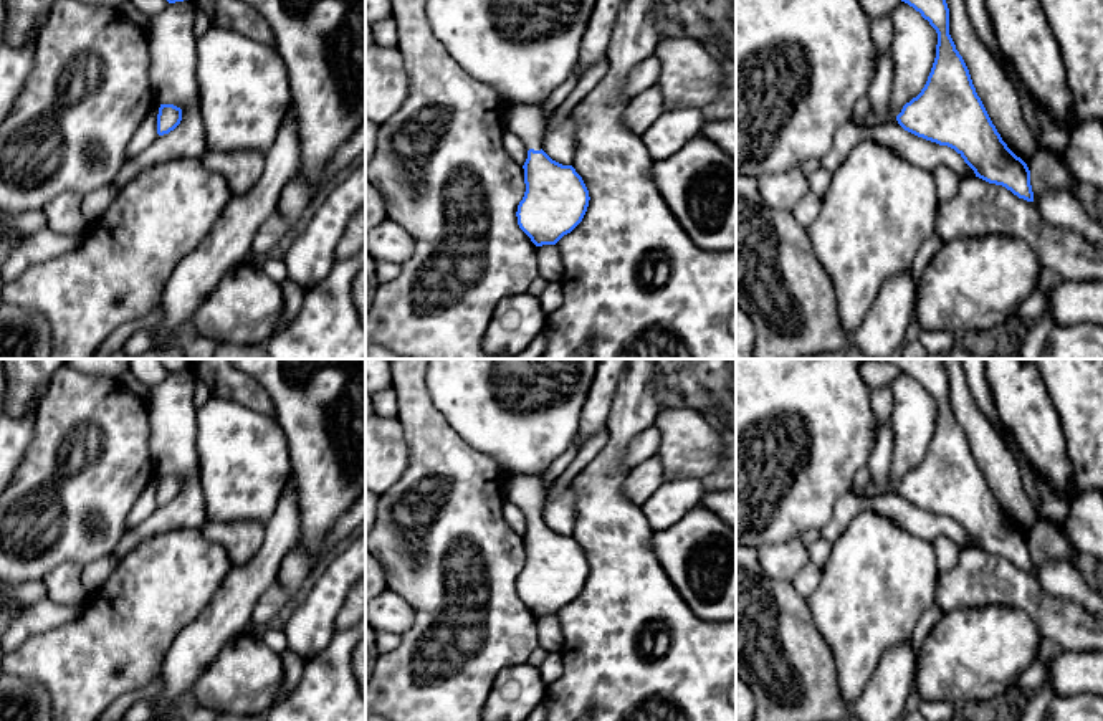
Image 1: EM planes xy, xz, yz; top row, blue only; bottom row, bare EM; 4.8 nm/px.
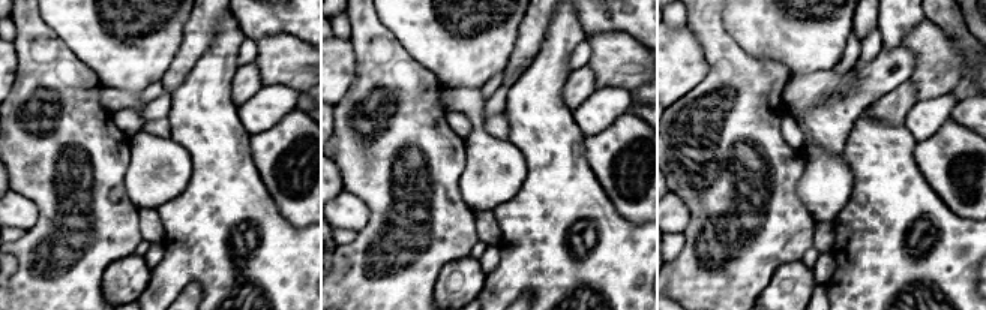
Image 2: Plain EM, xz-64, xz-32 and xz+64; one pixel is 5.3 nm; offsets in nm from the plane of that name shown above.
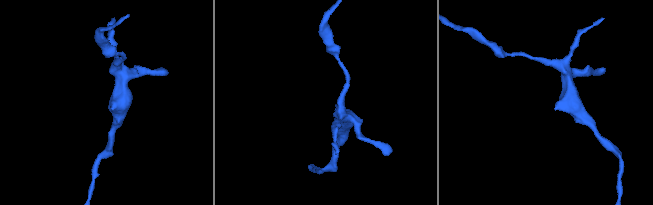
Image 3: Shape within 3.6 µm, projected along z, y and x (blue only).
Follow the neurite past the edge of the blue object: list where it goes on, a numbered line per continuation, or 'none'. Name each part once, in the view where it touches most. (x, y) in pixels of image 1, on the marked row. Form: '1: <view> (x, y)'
1: xz (530, 123)

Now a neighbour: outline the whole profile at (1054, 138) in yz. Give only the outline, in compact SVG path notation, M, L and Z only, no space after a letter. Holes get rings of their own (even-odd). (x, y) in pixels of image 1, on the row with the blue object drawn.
M1020 81L1019 88L1030 98L1035 112L1037 112L1037 122L1040 129L1040 146L1047 150L1052 150L1055 154L1060 154L1067 149L1070 141L1070 132L1063 129L1045 107L1040 106L1040 103L1030 94L1030 91L1025 88L1025 84Z

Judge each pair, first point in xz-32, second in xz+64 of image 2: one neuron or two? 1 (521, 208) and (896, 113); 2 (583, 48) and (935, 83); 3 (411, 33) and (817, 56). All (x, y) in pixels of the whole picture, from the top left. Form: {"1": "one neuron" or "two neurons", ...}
{"1": "two neurons", "2": "two neurons", "3": "one neuron"}

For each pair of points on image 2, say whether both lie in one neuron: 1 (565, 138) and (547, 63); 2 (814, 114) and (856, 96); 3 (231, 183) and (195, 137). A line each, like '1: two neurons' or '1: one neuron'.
1: one neuron
2: one neuron
3: one neuron

